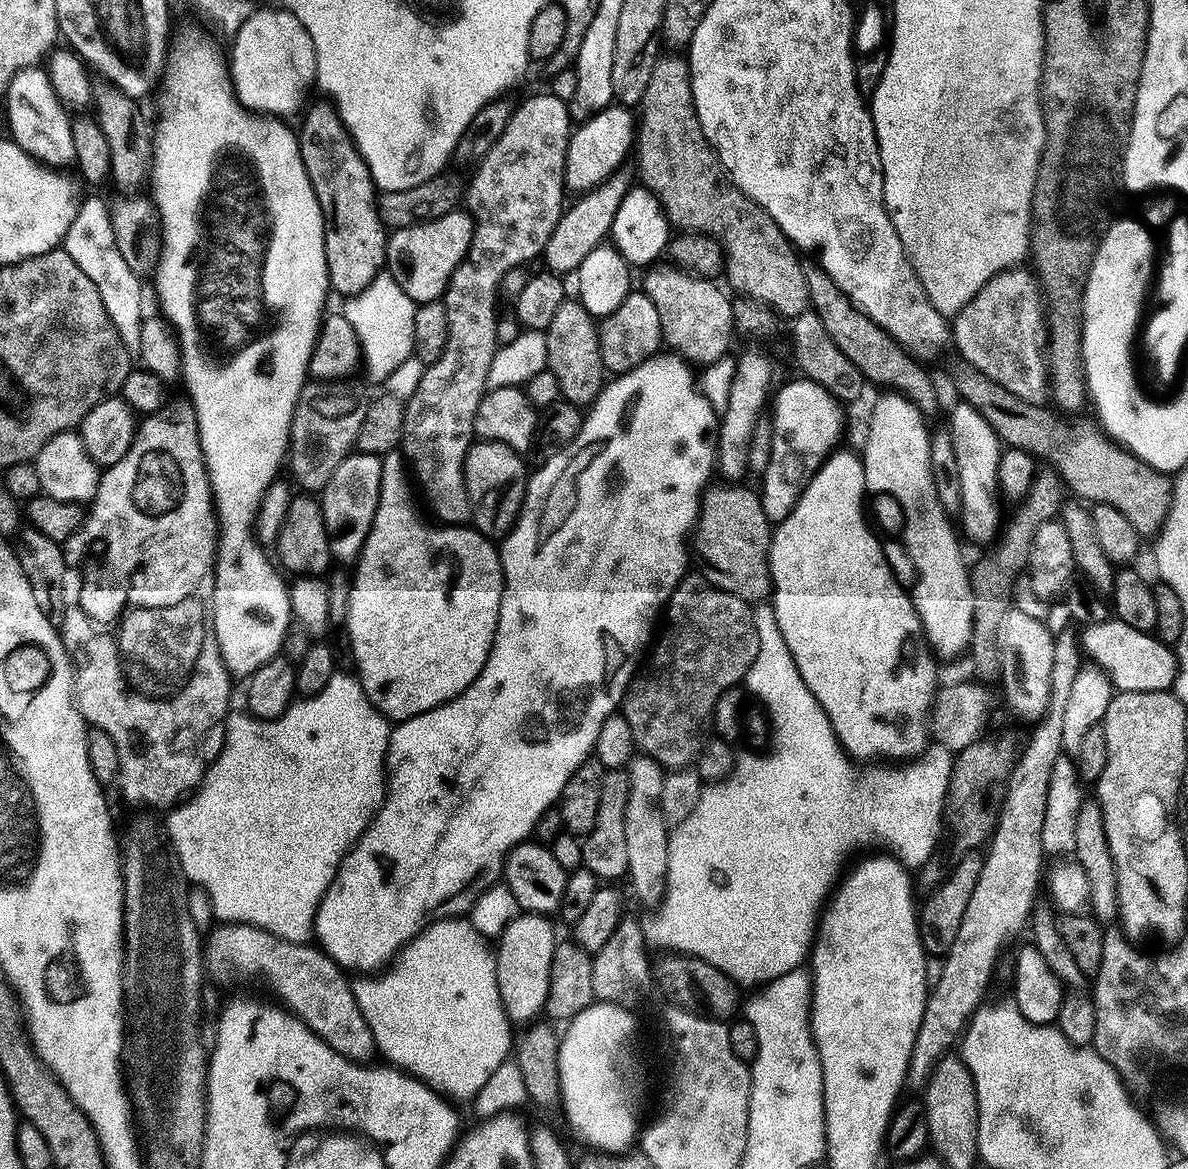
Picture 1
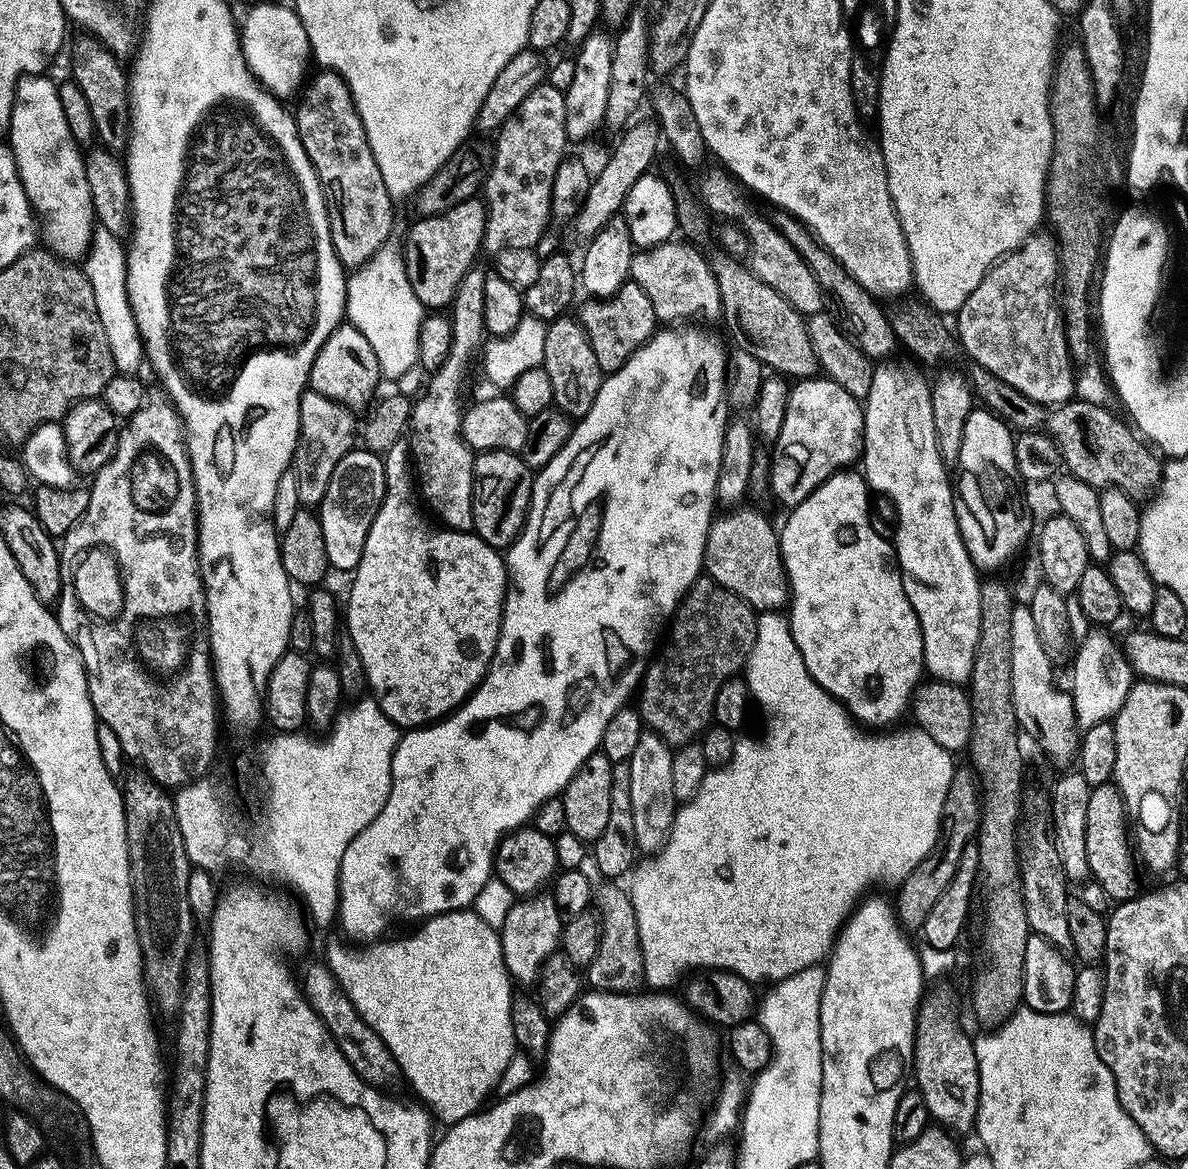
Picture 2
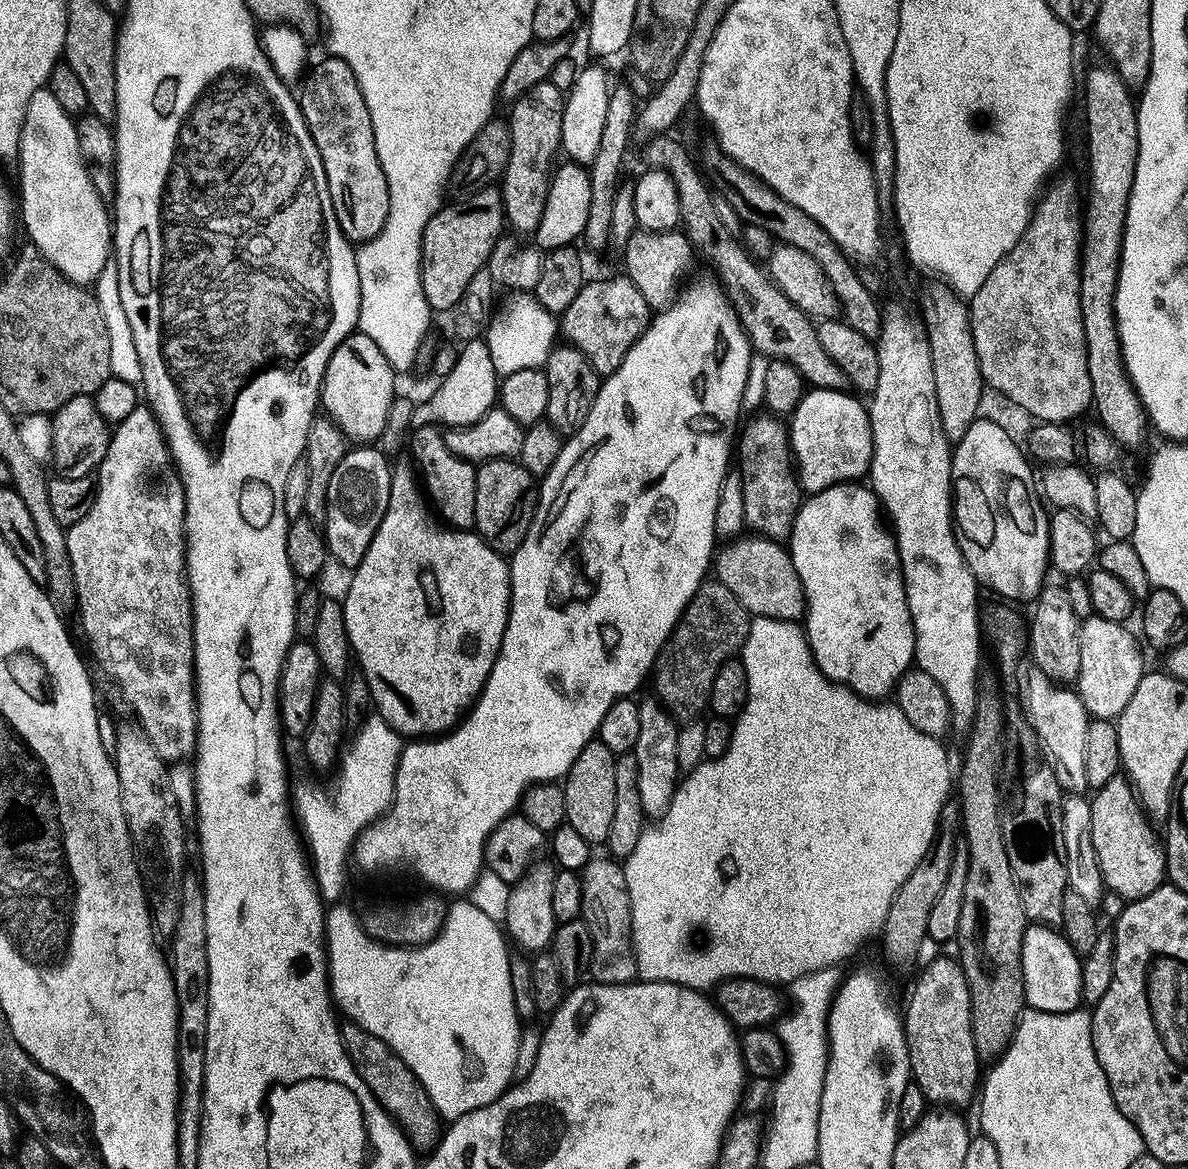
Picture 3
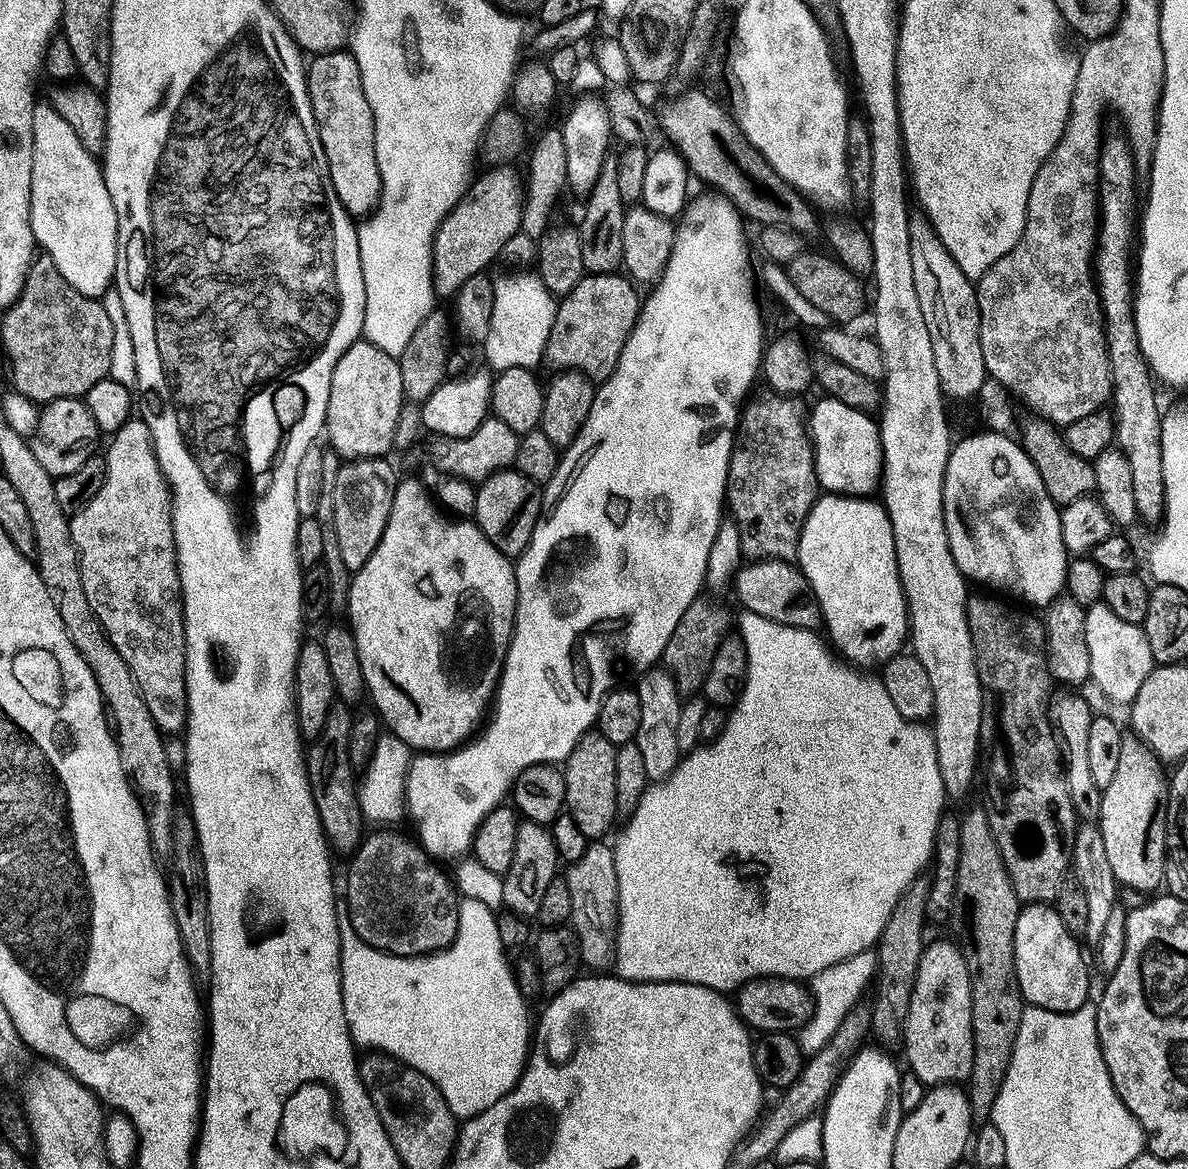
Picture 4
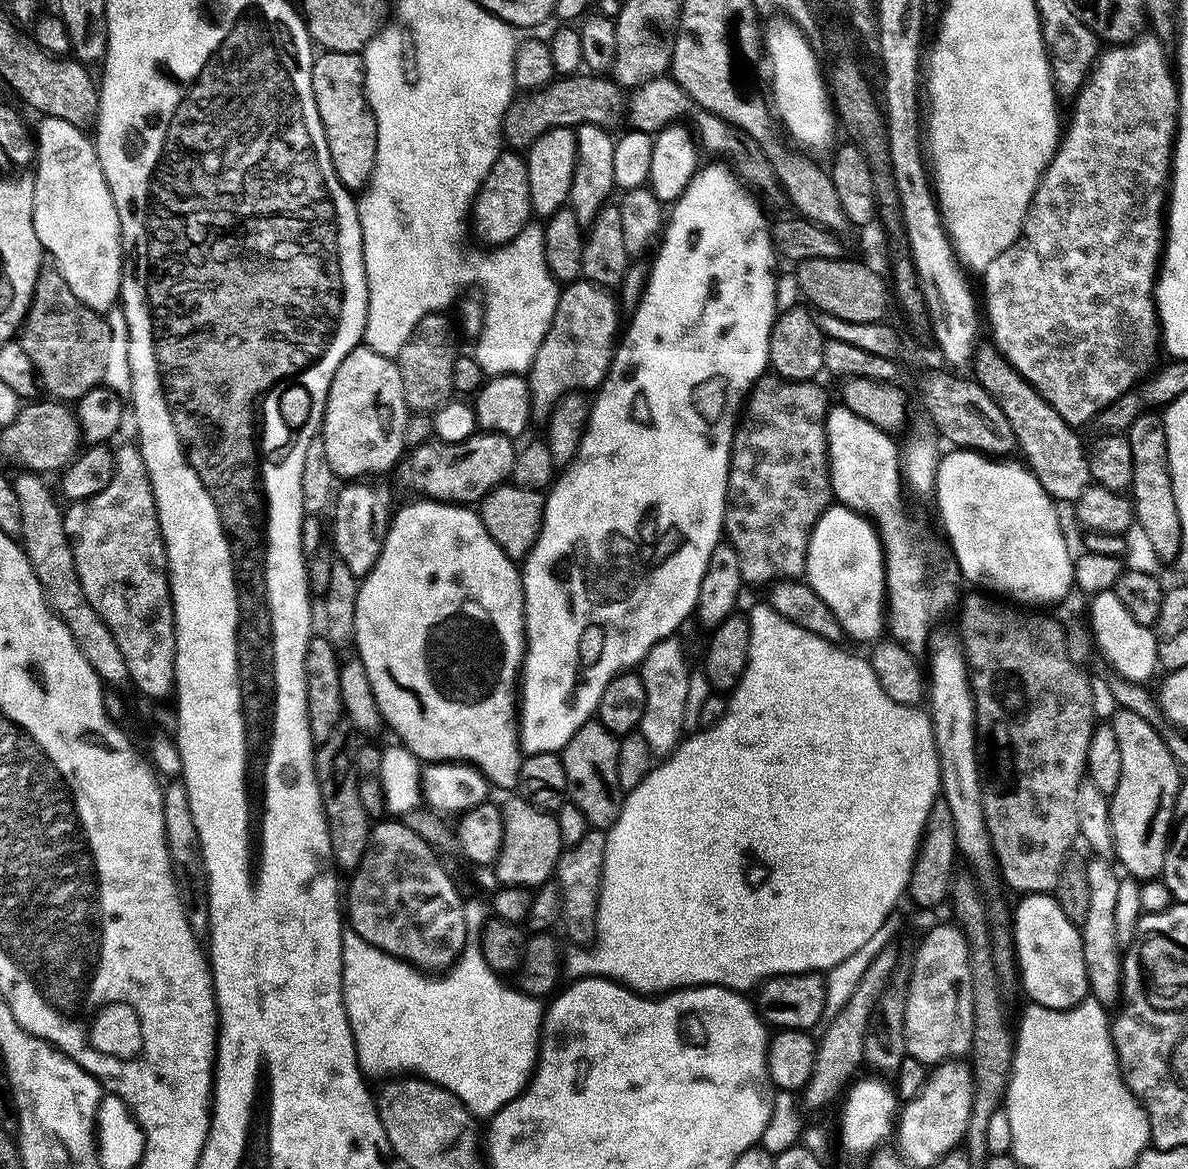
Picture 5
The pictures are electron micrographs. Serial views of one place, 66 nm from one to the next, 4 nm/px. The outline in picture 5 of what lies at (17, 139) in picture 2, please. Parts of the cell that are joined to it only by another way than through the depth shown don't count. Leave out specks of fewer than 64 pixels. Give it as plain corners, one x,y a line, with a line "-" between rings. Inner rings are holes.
45,116
40,120
38,126
38,134
36,130
36,147
34,154
34,165
36,164
36,172
33,173
33,180
35,182
35,204
34,204
34,226
35,233
38,236
41,249
48,251
56,260
55,265
57,271
66,278
67,285
73,291
79,300
86,306
90,306
96,312
101,314
107,313
108,309
113,307
120,295
121,288
121,270
123,268
123,248
121,246
121,223
118,222
118,210
114,204
113,195
110,194
109,187
106,186
105,175
102,174
101,163
98,162
98,156
95,149
95,143
88,137
84,136
85,131
80,129
66,120
60,118

